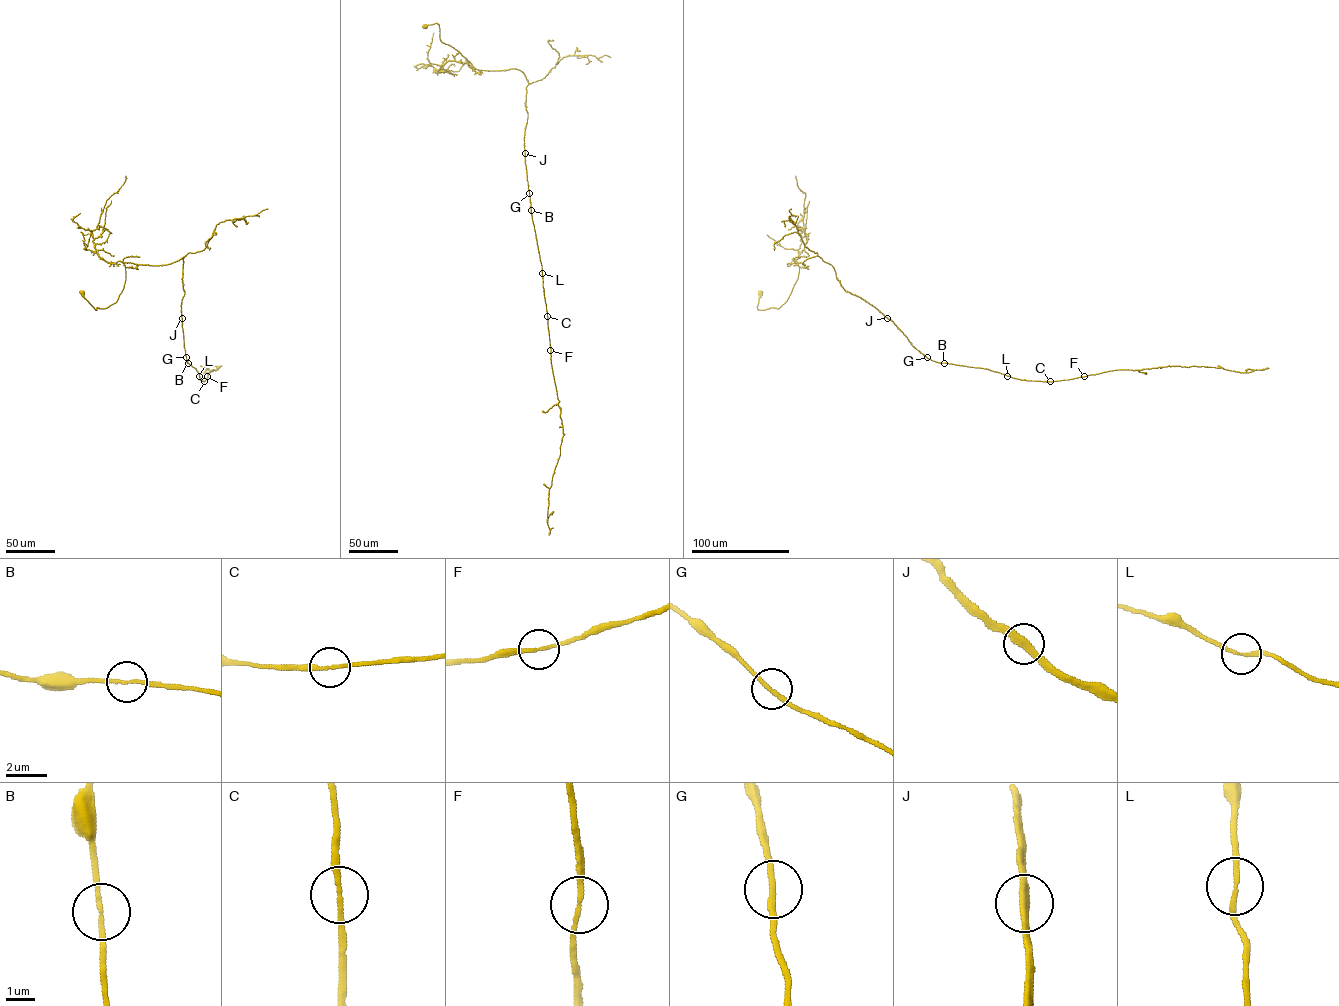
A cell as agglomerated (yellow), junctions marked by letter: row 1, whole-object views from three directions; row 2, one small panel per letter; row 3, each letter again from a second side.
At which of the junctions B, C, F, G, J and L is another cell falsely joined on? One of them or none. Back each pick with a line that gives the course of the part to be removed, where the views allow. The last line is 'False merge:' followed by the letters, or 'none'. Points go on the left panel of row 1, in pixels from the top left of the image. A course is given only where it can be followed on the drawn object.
False merge: none

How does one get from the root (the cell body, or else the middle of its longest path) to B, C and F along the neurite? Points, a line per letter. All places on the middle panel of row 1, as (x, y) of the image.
B: (529, 193), (531, 210)
C: (529, 193), (547, 316)
F: (529, 193), (550, 350)

